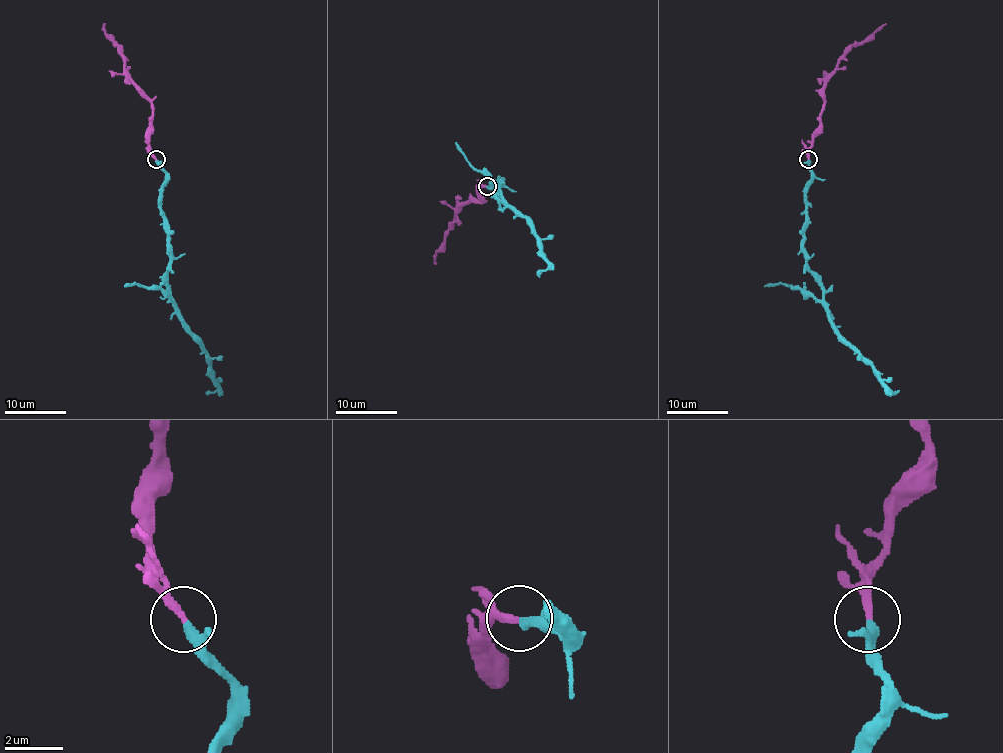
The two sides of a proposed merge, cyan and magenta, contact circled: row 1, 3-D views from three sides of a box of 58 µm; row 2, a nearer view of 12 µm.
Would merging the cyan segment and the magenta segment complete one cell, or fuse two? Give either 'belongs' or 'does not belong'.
belongs

